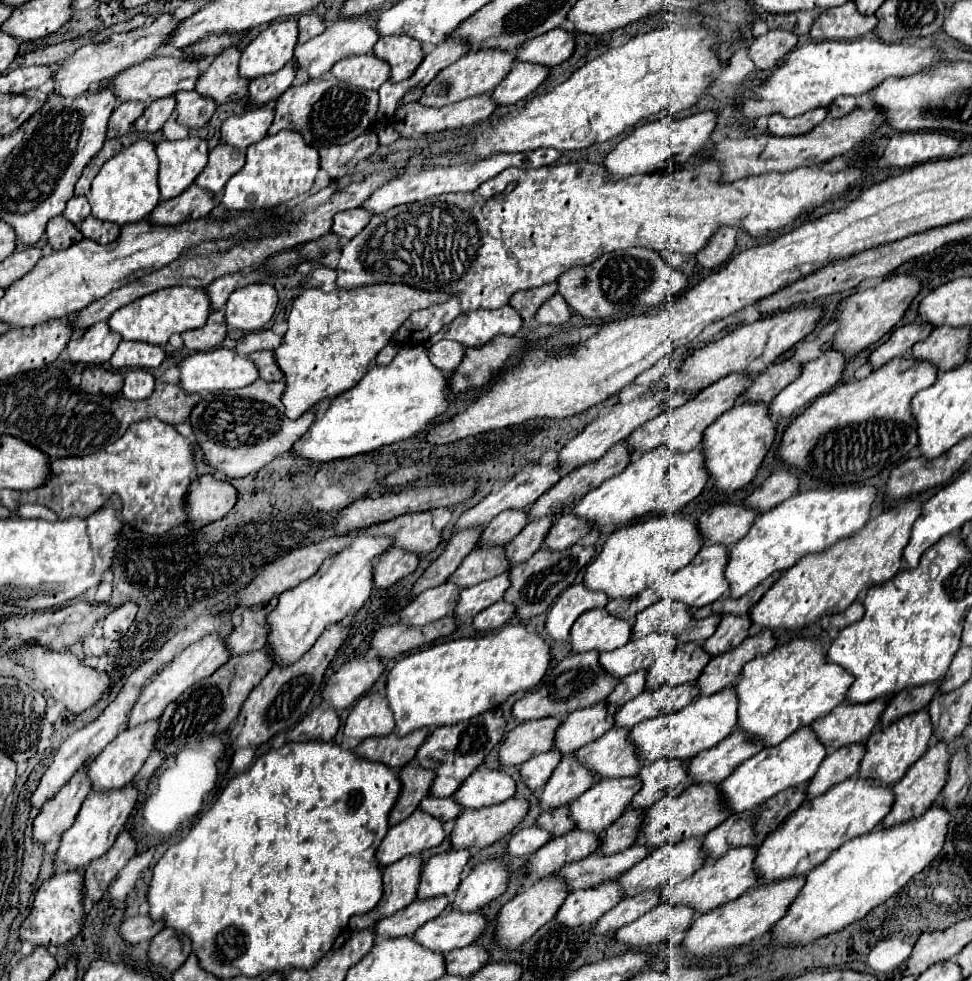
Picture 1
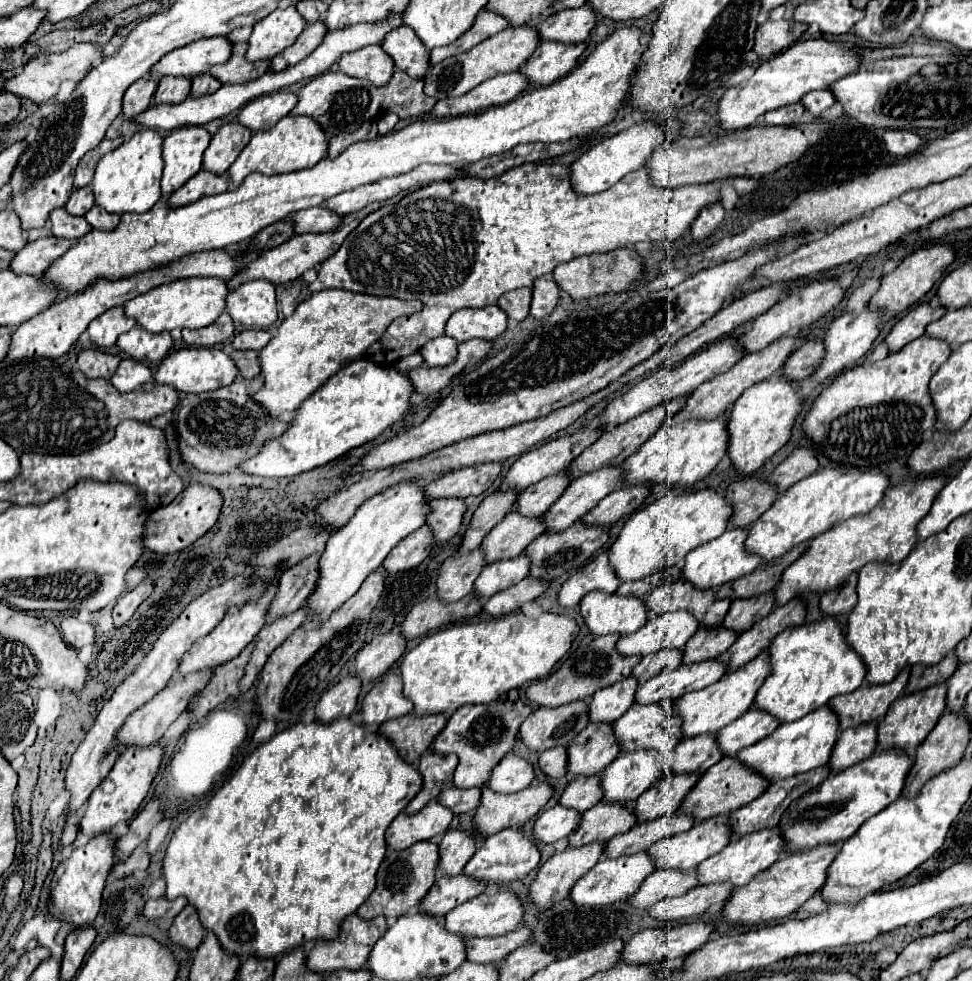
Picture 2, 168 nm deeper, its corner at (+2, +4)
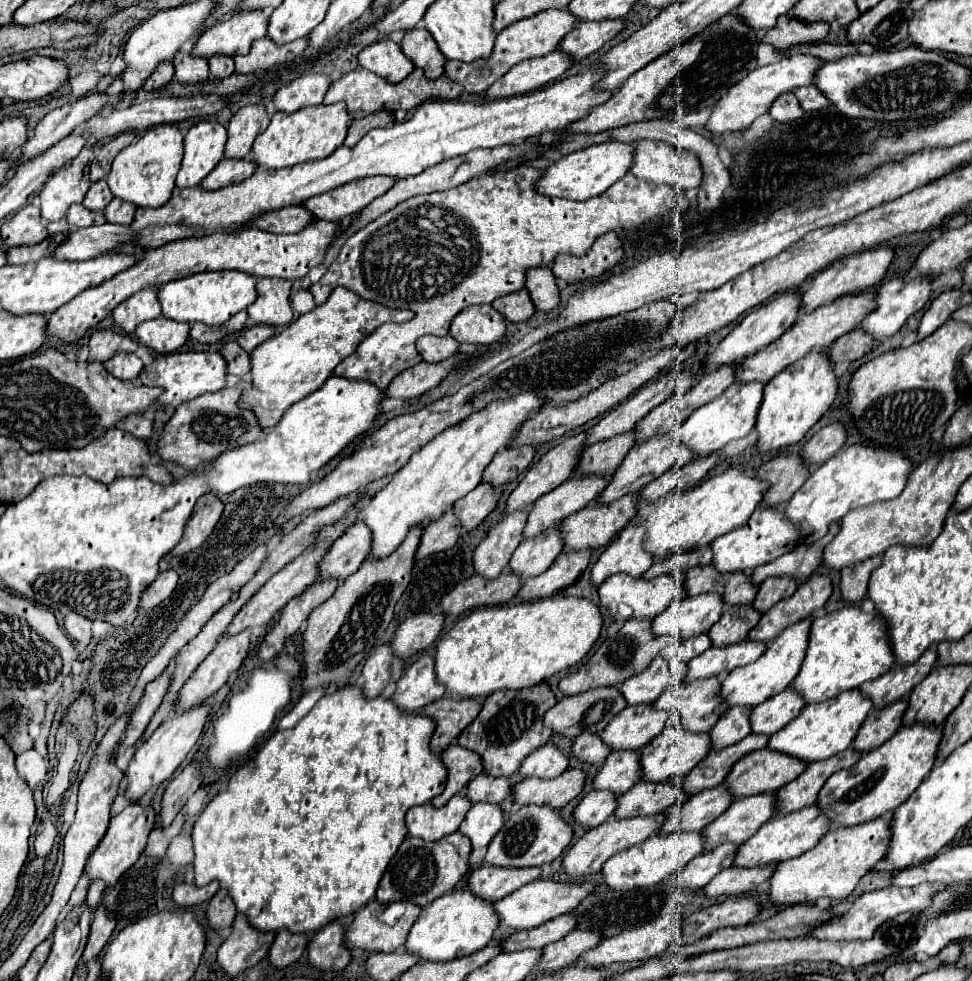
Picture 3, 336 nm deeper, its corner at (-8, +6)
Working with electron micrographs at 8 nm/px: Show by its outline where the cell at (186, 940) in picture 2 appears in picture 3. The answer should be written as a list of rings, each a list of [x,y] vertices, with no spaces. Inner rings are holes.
[[[218,890],[216,896],[208,904],[208,922],[214,930],[224,930],[232,926],[236,918],[236,906],[228,890]]]

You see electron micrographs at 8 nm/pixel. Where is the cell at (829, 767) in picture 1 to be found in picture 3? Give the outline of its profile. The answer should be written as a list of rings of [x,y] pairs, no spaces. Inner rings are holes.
[[[904,698],[890,706],[884,706],[880,710],[876,710],[876,708],[870,710],[868,718],[864,720],[862,728],[858,730],[854,748],[860,752],[870,752],[870,750],[882,746],[902,726],[902,714],[906,712],[906,708],[908,708],[908,700]]]

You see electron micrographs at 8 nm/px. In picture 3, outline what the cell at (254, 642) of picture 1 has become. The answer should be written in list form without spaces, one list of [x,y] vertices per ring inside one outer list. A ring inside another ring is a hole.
[[[358,520],[332,544],[332,550],[326,554],[324,562],[320,562],[320,580],[338,578],[342,582],[362,566],[362,562],[368,558],[370,548],[372,532],[364,520]]]

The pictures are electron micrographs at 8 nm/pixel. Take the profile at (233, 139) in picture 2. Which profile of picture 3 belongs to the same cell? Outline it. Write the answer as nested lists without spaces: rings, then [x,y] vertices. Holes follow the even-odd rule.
[[[248,104],[240,108],[228,124],[228,142],[224,156],[226,158],[246,158],[252,150],[252,144],[264,128],[268,128],[270,116],[262,104]]]

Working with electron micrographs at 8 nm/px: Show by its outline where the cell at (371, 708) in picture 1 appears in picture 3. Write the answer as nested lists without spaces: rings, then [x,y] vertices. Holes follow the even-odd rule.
[[[422,654],[416,662],[412,662],[406,668],[392,700],[402,710],[414,712],[414,710],[422,710],[424,706],[436,702],[442,696],[444,696],[444,686],[436,682],[434,656]]]

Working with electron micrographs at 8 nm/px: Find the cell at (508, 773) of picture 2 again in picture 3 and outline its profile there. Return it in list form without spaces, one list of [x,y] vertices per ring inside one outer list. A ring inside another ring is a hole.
[[[548,742],[546,746],[534,750],[522,762],[518,774],[524,776],[524,778],[530,778],[530,776],[536,776],[536,778],[556,778],[556,776],[560,776],[568,768],[570,768],[568,756],[558,746]]]

